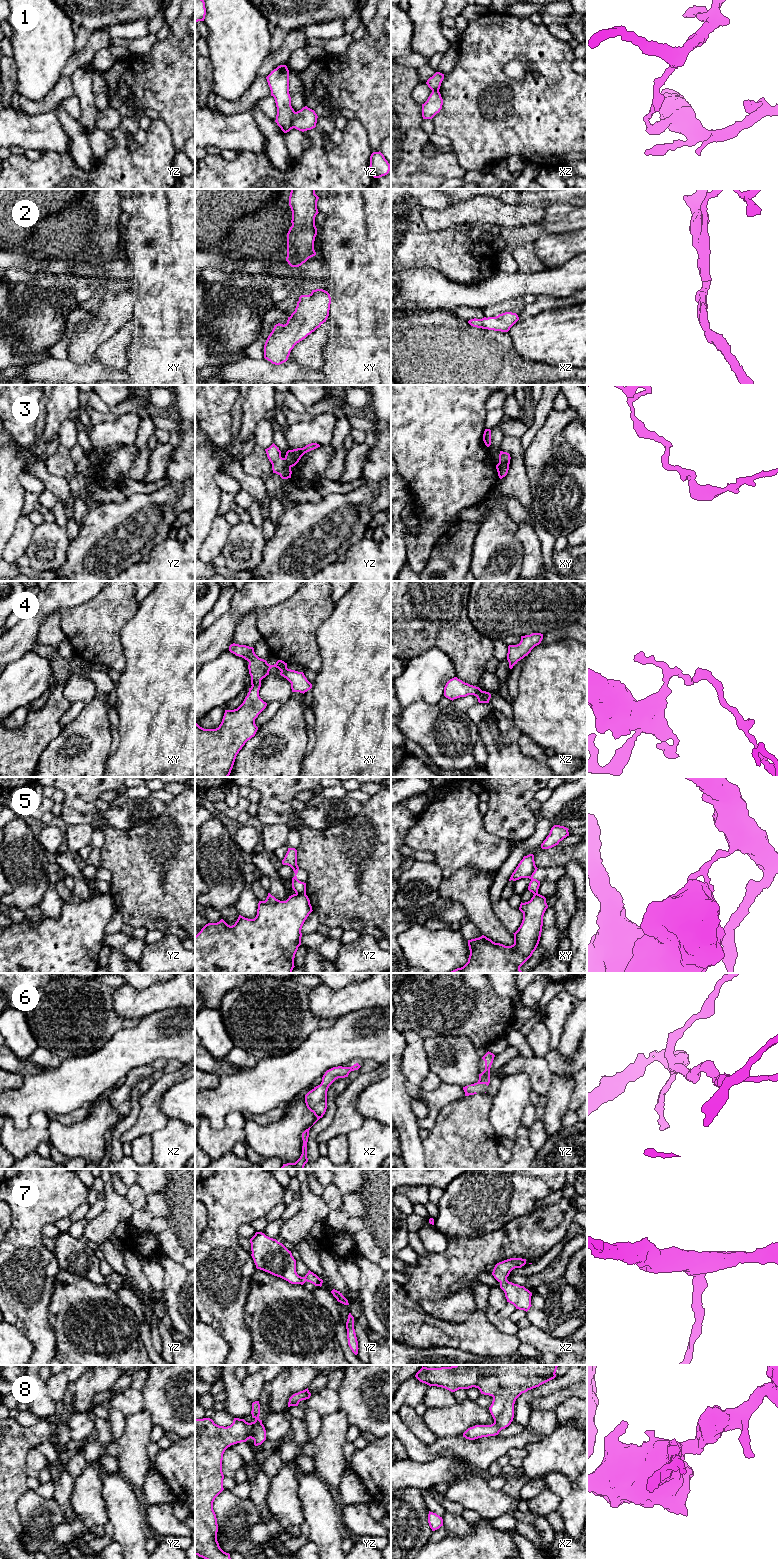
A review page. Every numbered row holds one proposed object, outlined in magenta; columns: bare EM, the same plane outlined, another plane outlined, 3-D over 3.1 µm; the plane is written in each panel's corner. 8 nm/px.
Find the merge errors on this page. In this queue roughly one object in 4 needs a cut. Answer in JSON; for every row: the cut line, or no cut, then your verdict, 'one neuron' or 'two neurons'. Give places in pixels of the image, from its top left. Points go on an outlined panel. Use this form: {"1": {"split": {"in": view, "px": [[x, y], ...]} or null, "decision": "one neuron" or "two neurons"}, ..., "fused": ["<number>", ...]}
{"1": {"split": {"in": "yz", "px": [[295, 112], [292, 127]]}, "decision": "two neurons"}, "2": {"split": null, "decision": "one neuron"}, "3": {"split": {"in": "xy", "px": [[499, 462], [508, 464]]}, "decision": "two neurons"}, "4": {"split": {"in": "xz", "px": [[482, 691], [477, 697]]}, "decision": "two neurons"}, "5": {"split": {"in": "yz", "px": [[296, 892], [305, 894]]}, "decision": "two neurons"}, "6": {"split": null, "decision": "one neuron"}, "7": {"split": null, "decision": "one neuron"}, "8": {"split": null, "decision": "one neuron"}, "fused": ["1", "3", "4", "5"]}

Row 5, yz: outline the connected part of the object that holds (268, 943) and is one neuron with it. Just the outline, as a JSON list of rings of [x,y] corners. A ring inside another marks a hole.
[[[268,893],[265,901],[259,901],[257,915],[254,919],[248,919],[239,915],[234,925],[228,925],[223,919],[217,923],[206,924],[201,931],[195,936],[195,973],[292,973],[294,966],[295,954],[301,945],[302,926],[312,912],[310,900],[306,894],[293,894],[286,901],[280,901]]]

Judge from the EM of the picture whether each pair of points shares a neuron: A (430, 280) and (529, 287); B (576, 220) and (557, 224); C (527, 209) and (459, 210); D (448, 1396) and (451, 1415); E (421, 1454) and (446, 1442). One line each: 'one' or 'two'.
A: one
B: one
C: one
D: two
E: two

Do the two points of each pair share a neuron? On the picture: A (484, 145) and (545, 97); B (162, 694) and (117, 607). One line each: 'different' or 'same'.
A: same
B: different

